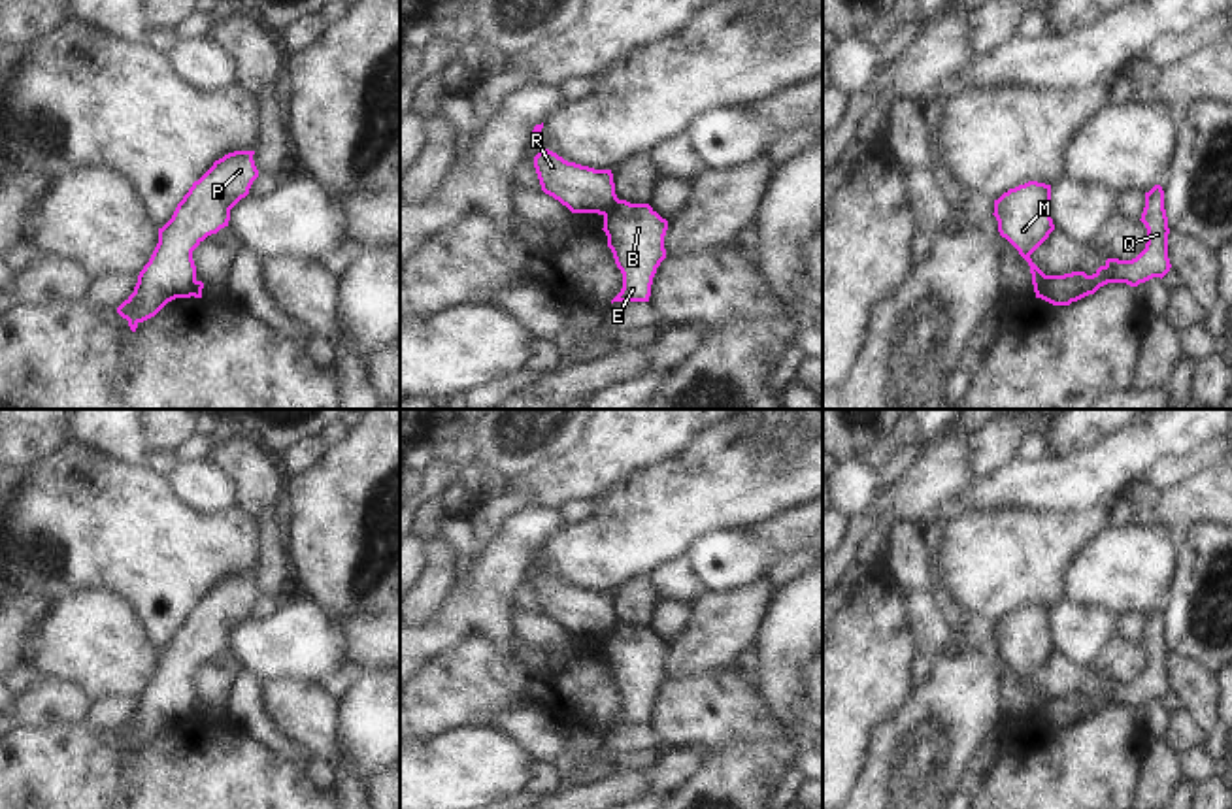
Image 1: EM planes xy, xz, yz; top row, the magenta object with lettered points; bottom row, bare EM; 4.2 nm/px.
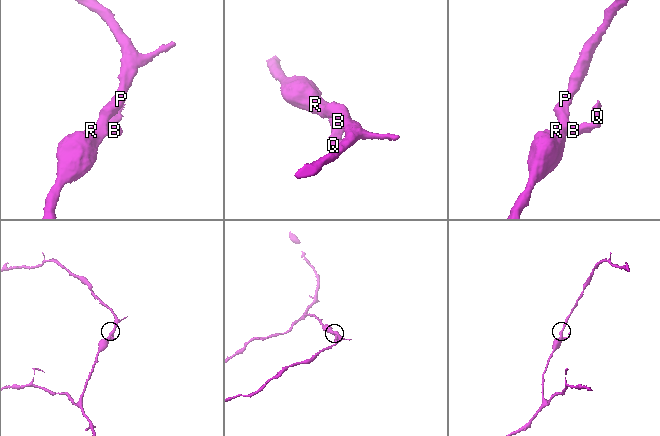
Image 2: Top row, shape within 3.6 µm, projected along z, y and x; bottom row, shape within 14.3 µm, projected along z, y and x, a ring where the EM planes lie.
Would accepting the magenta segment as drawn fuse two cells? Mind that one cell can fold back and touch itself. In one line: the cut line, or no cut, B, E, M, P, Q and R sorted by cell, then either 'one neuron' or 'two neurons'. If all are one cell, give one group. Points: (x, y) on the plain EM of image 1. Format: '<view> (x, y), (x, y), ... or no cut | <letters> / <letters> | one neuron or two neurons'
yz (1044, 696), (1034, 713) | B E Q / M P R | two neurons

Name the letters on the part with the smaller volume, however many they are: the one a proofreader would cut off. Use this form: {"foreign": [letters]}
{"foreign": ["B", "E", "Q"]}

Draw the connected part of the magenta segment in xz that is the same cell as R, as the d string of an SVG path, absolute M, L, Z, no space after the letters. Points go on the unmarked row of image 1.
M545 571L534 579L541 613L572 636L604 637L619 620L611 592L594 592L568 585Z

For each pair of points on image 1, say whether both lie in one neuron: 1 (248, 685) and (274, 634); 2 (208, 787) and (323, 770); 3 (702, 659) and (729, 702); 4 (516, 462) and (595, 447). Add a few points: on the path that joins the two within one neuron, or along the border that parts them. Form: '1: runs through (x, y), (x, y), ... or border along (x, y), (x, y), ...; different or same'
1: border along (242, 666), (265, 681); different
2: border along (302, 768), (304, 775), (319, 789); different
3: border along (731, 664), (719, 666), (700, 679), (666, 679); different
4: border along (583, 429), (572, 445), (540, 461), (516, 479); different

